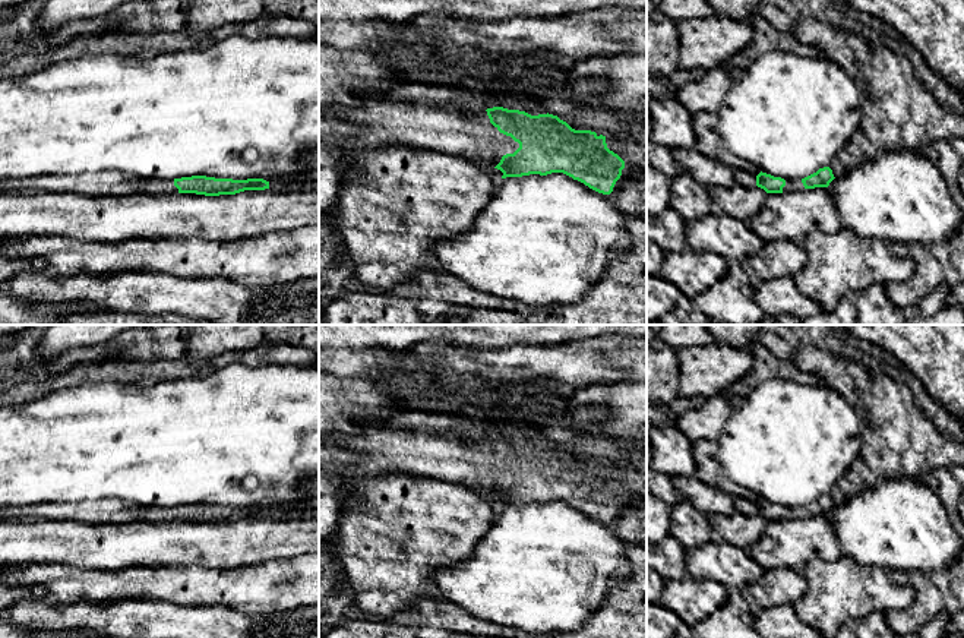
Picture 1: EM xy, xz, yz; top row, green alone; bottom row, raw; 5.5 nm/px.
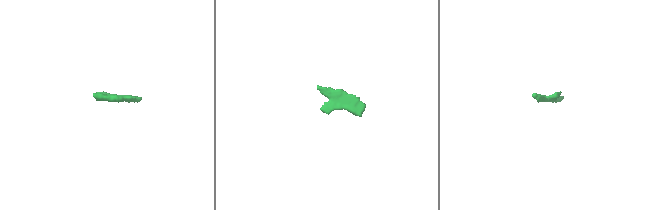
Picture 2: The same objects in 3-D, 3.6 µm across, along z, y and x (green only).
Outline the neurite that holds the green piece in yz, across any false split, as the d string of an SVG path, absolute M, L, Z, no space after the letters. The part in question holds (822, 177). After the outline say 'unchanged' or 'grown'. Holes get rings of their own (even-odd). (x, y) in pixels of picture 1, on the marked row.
M829 167L819 168L816 173L805 179L791 180L788 184L781 177L774 177L761 171L756 176L756 186L767 193L805 192L806 189L828 187L834 179Z | grown

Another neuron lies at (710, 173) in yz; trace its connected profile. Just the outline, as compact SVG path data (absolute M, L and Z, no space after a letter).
M671 149L671 155L680 170L686 170L707 189L715 186L731 187L736 184L733 168L702 155L696 149Z

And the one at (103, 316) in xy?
M116 310L82 312L57 325L214 325L206 319L186 318L174 313L142 315Z

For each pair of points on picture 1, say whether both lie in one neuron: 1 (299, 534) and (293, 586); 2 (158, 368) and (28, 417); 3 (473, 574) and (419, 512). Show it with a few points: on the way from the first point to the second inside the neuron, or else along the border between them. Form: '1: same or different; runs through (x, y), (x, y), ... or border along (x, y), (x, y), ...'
1: different; border along (303, 553), (262, 564)
2: different; border along (84, 382), (119, 381), (142, 385), (154, 382)
3: different; border along (484, 536), (468, 558), (461, 562), (442, 565)

